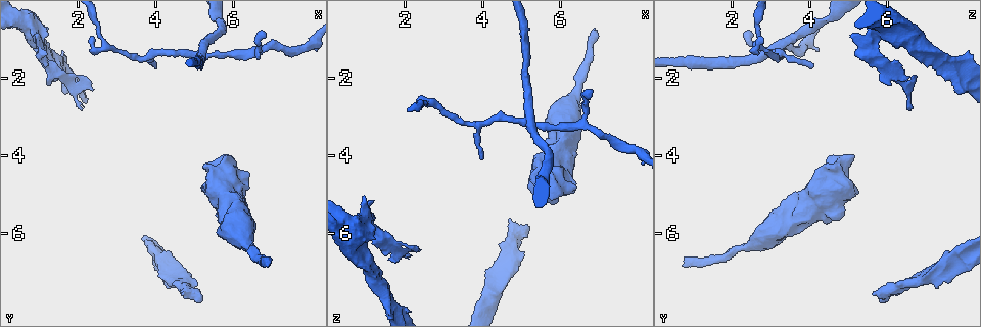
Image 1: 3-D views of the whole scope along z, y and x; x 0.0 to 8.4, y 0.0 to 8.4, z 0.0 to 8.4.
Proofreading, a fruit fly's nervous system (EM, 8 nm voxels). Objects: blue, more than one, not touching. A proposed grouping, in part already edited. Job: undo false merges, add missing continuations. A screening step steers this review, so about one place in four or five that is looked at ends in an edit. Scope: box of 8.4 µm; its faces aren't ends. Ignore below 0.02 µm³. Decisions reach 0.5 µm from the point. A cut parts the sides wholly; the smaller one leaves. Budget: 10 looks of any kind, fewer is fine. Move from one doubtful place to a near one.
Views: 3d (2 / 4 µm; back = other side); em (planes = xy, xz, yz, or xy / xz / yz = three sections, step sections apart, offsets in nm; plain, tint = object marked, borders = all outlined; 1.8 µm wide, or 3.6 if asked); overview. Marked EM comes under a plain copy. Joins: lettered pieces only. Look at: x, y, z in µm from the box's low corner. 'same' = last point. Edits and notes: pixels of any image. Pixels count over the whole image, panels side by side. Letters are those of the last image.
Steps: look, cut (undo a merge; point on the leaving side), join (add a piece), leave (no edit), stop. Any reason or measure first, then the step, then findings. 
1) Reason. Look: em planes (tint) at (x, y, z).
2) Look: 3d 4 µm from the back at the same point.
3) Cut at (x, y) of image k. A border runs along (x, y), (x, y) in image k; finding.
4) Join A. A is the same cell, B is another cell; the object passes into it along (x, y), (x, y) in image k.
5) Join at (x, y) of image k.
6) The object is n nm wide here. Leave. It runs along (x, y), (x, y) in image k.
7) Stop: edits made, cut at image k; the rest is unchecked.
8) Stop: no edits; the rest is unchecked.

Branch stops here. Look: 3d 4 µm at (6.45, 4.40, 4.85).

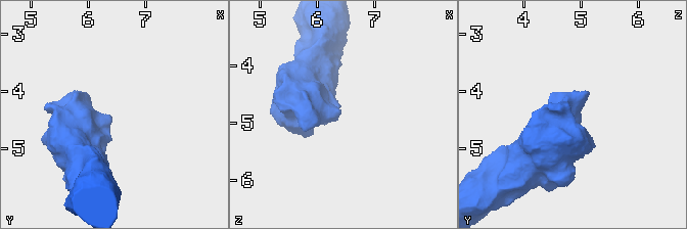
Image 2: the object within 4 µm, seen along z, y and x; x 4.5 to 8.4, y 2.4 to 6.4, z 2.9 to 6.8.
Now the EM. Look: em xz step 4 (tint) at (6.40, 4.45, 4.85).

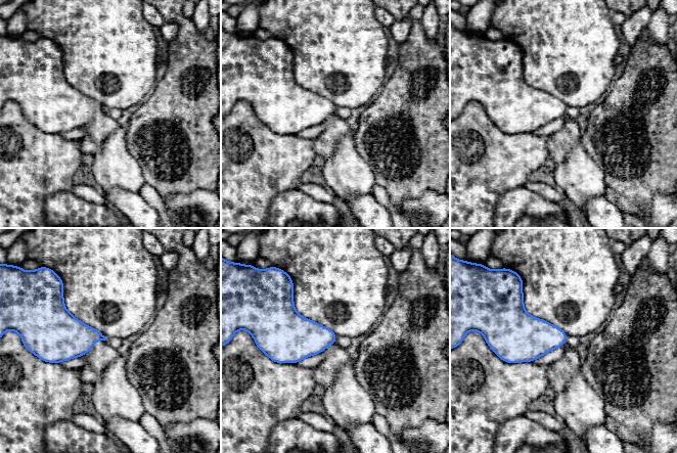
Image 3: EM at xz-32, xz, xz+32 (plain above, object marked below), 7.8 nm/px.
Look: em xy step 8 (borders) at the same point.

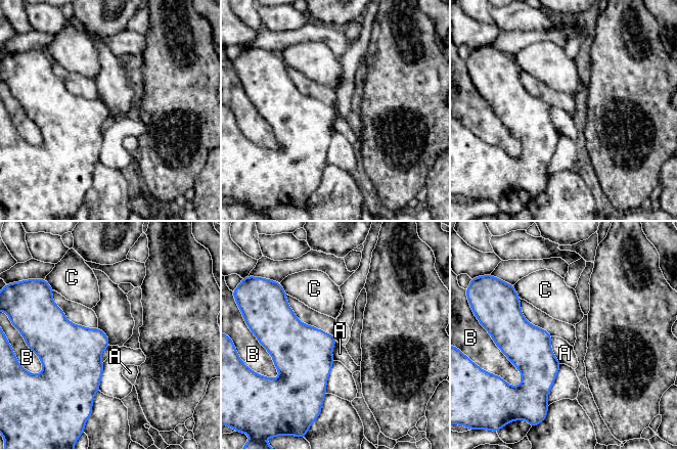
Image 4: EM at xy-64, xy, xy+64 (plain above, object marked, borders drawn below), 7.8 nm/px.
Leave. A, B and C are other cells; a border runs along (551, 336), (550, 349), (561, 363) in image 4; none of them fits.

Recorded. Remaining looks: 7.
Tapers out. Look: em planes (tint) at (2.35, 1.00, 2.80).

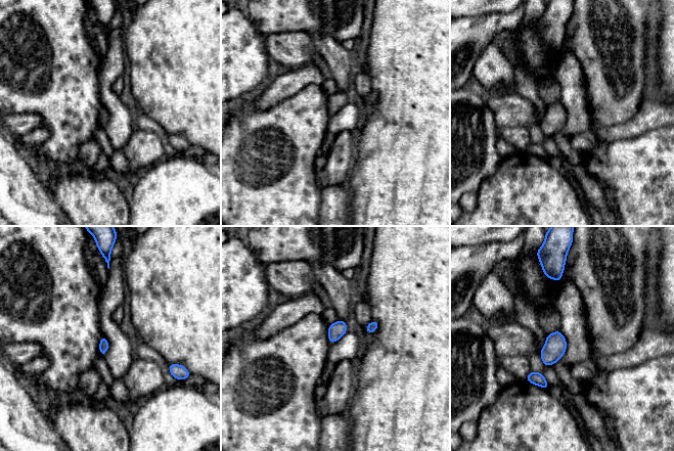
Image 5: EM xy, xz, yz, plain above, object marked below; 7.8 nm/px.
See the neighbours. Look: em planes (borders) at the same point.

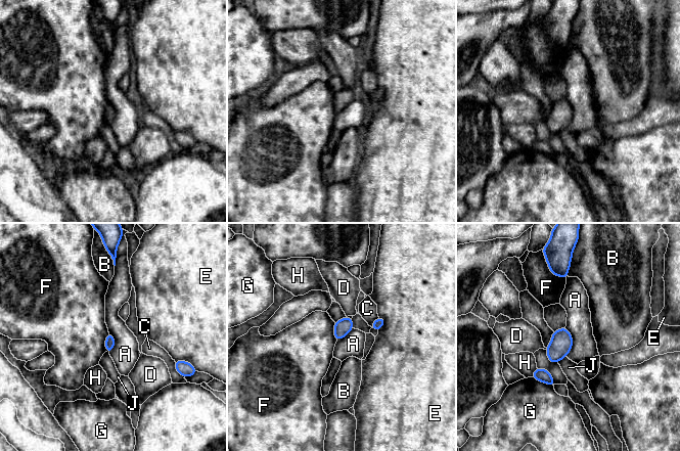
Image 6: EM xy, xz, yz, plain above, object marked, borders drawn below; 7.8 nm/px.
Leave. A, B, C, D, E, F, G, H and J are other cells; a border runs along (564, 327), (572, 339), (567, 356) in image 6; no lettered piece goes on from it.

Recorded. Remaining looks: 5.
Thick turns thin. Look: em 3.6 µm xy step 4 (tint) at (0.80, 0.85, 6.15).

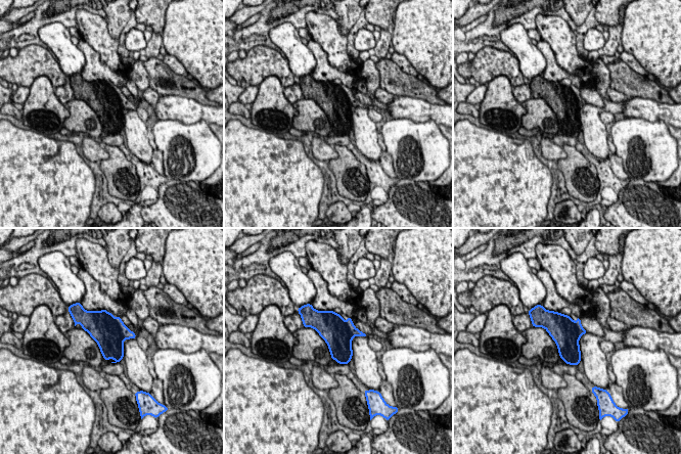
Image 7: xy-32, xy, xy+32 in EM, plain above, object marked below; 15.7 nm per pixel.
Look: em 3.6 µm planes (tint) at the same point.

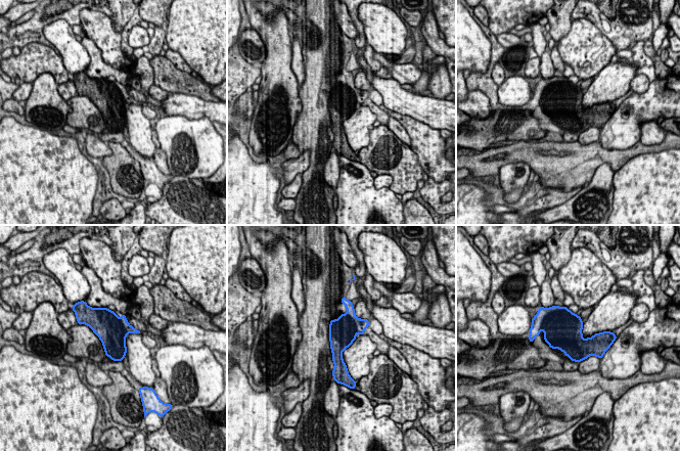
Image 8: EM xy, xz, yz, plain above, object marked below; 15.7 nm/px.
Look: em 3.6 µm planes (borders) at the same point.

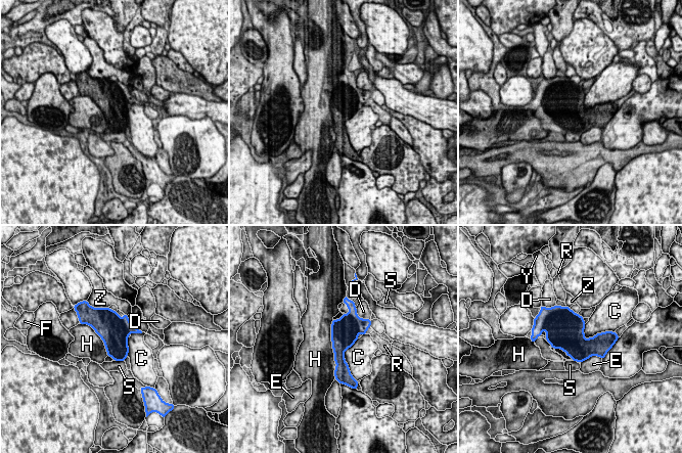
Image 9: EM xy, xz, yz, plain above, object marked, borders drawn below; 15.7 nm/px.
The object is 440 nm wide here. Leave. C, D, E, F, H, R, S, Y and Z are other cells; a border runs along (358, 338), (345, 351), (351, 374) in image 9; one cell here.

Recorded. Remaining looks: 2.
Free end. Look: 3d 4 µm at (4.95, 7.15, 6.80).

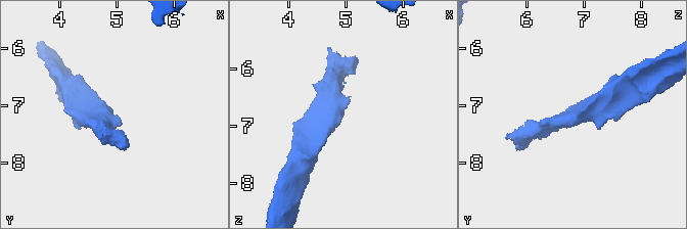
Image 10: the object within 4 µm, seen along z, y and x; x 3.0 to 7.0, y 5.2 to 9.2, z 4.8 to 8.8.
Now the EM. Look: em xz step 4 (borders) at (4.90, 7.20, 6.85).

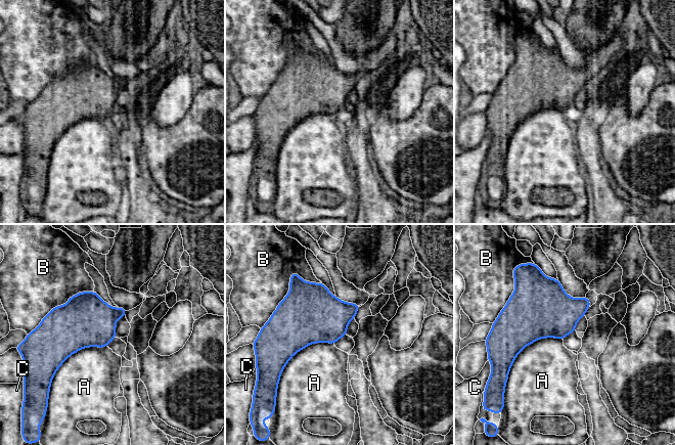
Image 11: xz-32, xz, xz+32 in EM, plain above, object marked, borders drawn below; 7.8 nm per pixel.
Leave. A, B and C are other cells; a border runs along (563, 340), (528, 344), (507, 374) in image 11; none of them fits.

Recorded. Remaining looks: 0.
Stop: no edits; the rest is unchecked.

